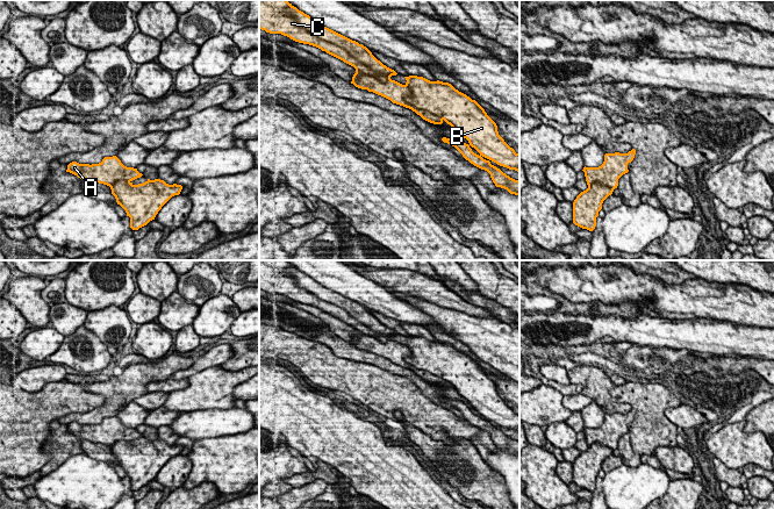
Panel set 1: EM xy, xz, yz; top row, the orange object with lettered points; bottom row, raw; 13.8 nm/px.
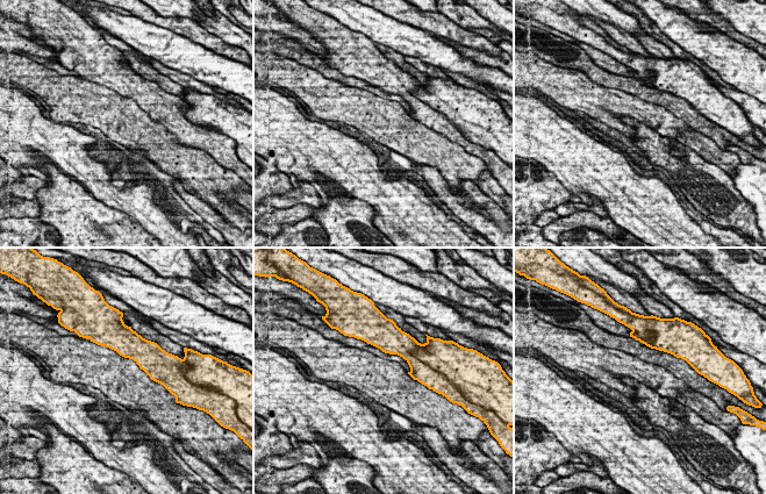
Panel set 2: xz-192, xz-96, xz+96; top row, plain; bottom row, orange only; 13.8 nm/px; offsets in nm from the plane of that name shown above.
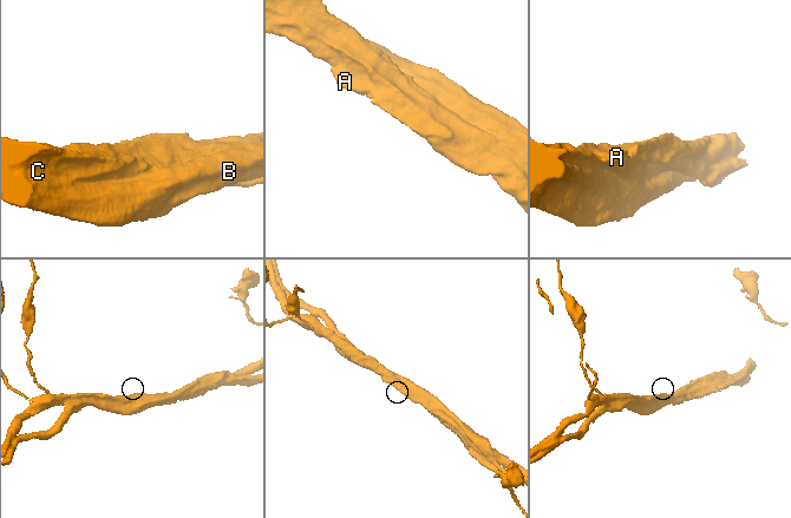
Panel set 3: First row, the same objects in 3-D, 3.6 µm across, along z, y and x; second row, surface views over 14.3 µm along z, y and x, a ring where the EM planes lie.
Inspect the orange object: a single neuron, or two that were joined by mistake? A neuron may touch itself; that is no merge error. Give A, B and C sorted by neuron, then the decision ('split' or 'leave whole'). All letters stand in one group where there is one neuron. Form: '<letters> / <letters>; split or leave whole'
A / B C; split

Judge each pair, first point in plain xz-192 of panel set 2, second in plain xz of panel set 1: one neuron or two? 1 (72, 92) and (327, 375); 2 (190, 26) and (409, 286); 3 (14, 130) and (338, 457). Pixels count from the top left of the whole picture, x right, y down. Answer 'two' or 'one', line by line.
1: one
2: one
3: one

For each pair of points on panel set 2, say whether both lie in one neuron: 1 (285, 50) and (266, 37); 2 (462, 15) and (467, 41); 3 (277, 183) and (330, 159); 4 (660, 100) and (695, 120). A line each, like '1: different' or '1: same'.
1: same
2: different
3: different
4: same

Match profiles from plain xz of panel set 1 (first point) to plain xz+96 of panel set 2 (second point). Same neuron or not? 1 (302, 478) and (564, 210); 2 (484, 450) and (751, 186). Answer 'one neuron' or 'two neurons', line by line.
1: one neuron
2: two neurons

